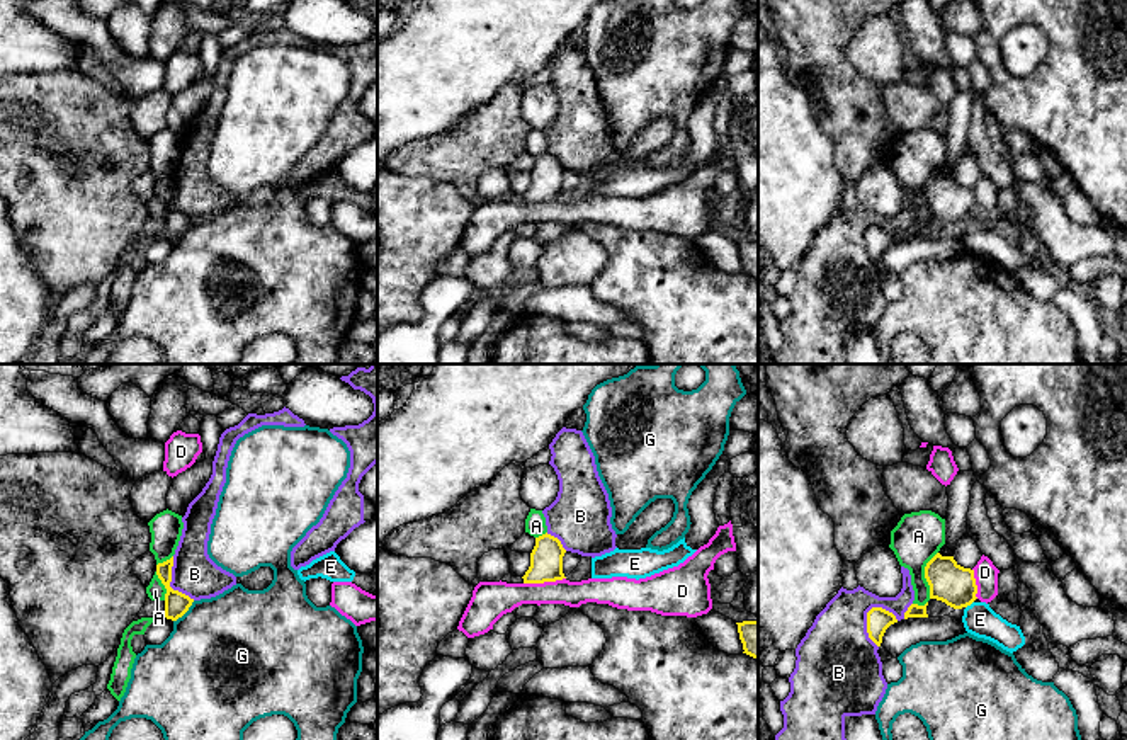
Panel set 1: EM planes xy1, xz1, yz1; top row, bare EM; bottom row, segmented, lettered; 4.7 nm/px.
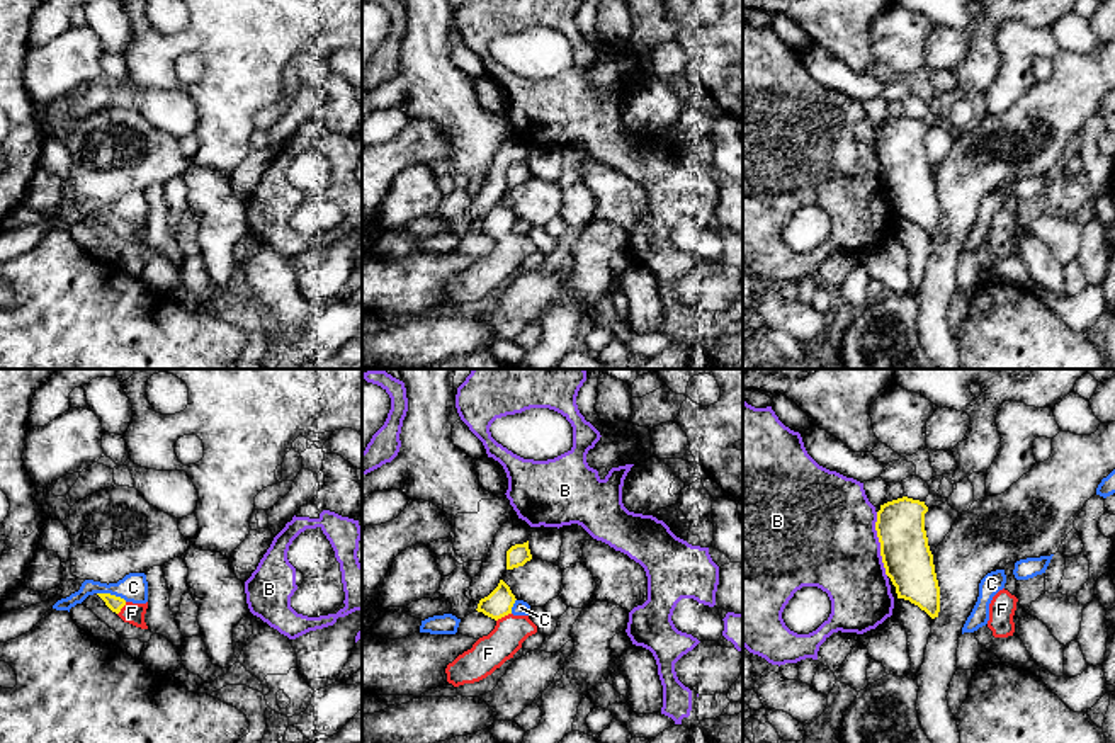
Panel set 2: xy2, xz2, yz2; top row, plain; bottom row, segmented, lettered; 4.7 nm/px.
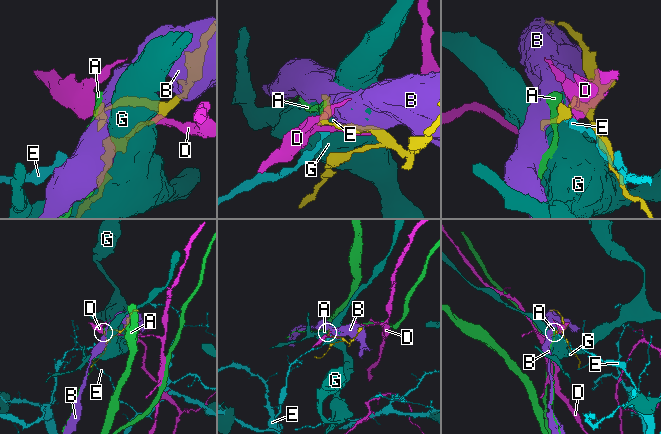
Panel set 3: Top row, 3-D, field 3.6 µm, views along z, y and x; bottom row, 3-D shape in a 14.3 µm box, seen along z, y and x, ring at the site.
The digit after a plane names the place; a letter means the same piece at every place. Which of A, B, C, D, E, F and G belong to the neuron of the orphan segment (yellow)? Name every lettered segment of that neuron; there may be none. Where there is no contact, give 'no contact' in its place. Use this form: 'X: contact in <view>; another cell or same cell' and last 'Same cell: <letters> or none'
A: contact in yz1; another cell
B: contact in yz1; another cell
C: contact in xy2; another cell
D: contact in xz1; another cell
E: contact in yz1; another cell
F: contact in xz2; same cell
G: contact in xy1; another cell
Same cell: F

